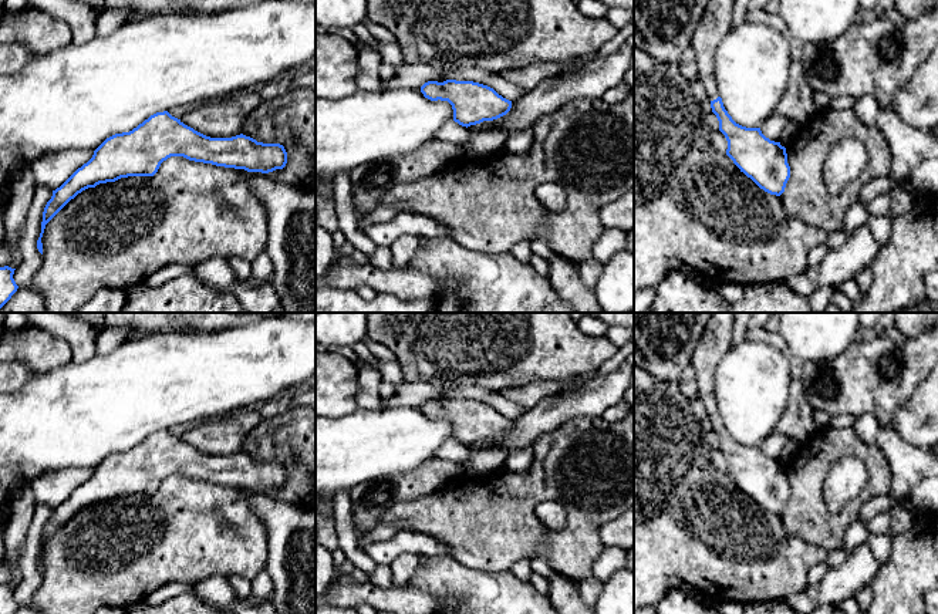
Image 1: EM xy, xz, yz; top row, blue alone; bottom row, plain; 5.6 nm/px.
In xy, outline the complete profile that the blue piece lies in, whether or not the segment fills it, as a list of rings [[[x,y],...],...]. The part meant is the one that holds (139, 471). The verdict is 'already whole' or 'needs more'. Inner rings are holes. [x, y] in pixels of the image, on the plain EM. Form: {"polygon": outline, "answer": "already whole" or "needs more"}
{"polygon": [[[168,429],[156,431],[132,449],[107,456],[87,482],[53,509],[43,530],[38,570],[43,573],[45,543],[78,512],[121,496],[153,495],[171,475],[262,492],[283,488],[287,482],[287,470],[280,462],[257,460],[243,452],[210,456]]], "answer": "already whole"}

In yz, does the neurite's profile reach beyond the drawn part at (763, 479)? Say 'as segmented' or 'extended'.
extended

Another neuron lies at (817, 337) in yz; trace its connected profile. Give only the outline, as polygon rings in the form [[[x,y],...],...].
[[[780,313],[777,333],[803,361],[827,361],[856,341],[858,313]]]

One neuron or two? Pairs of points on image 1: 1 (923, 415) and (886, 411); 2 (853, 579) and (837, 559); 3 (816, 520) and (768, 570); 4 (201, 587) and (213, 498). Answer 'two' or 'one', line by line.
1: two
2: two
3: two
4: two

